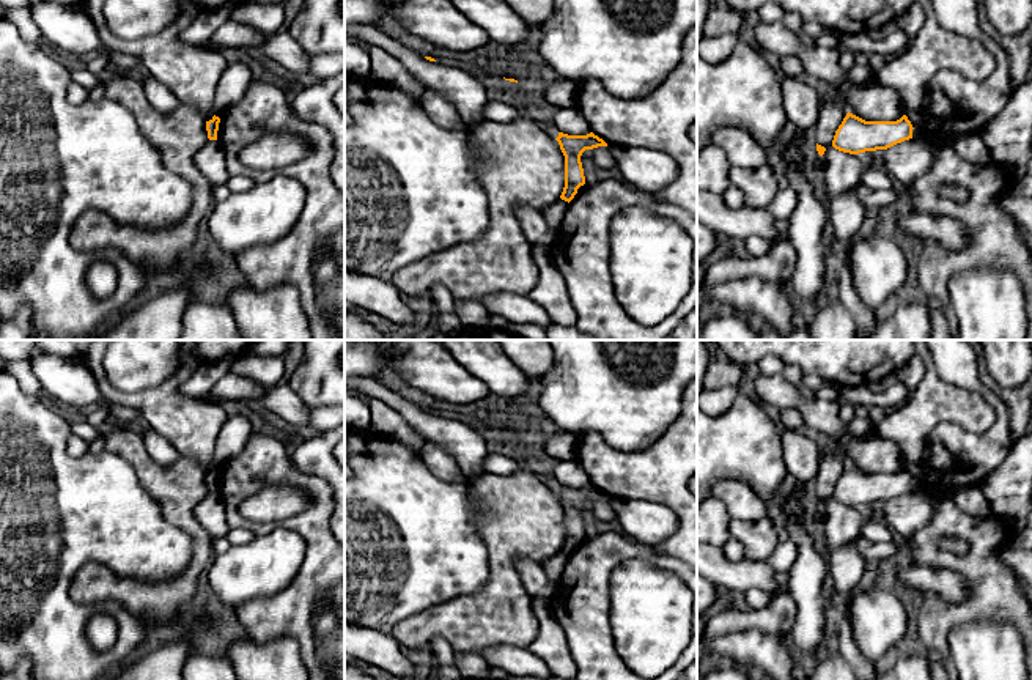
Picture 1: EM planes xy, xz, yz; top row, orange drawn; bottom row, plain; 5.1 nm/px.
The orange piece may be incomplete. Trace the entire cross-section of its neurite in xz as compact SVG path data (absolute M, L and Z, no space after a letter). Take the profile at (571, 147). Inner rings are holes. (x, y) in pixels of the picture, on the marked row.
M558 132L555 139L565 156L565 187L560 195L562 200L571 201L577 194L577 189L585 184L584 168L580 156L585 150L593 150L598 146L607 146L607 143L595 135L593 132L587 135L568 135Z

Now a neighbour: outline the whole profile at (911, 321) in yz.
M827 302L807 323L810 340L930 340L931 315L927 302L901 302L897 312L876 321L868 338L859 338L854 321L840 302Z

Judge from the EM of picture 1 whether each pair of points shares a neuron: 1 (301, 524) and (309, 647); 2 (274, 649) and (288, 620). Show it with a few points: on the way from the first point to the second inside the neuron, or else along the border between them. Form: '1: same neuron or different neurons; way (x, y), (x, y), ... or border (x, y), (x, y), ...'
1: same neuron; way (315, 554), (315, 595), (309, 602), (309, 617)
2: different neurons; border (247, 635), (257, 641), (291, 636), (304, 663)

